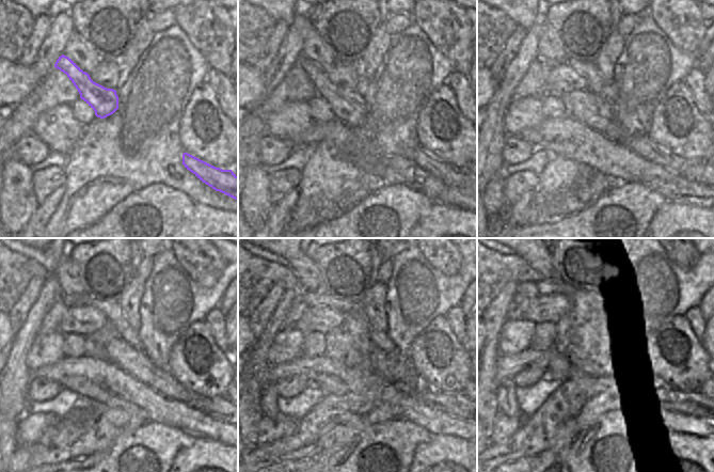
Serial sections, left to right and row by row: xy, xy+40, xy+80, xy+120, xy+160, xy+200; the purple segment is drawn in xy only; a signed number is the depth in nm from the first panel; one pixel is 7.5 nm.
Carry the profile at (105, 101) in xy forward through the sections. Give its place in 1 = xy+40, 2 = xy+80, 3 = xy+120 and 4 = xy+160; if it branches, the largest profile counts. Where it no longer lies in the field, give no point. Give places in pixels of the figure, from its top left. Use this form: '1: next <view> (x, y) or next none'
1: next xy+40 (348, 106)
2: next xy+80 (586, 106)
3: next xy+120 (135, 362)
4: next xy+160 (394, 368)

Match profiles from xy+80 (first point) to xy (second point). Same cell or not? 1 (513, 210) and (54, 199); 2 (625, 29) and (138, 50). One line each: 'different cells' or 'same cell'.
1: same cell
2: different cells

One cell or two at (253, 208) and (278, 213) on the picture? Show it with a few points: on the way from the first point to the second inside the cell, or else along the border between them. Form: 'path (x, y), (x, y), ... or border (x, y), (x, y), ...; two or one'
border (274, 204), (266, 221), (260, 226); two

